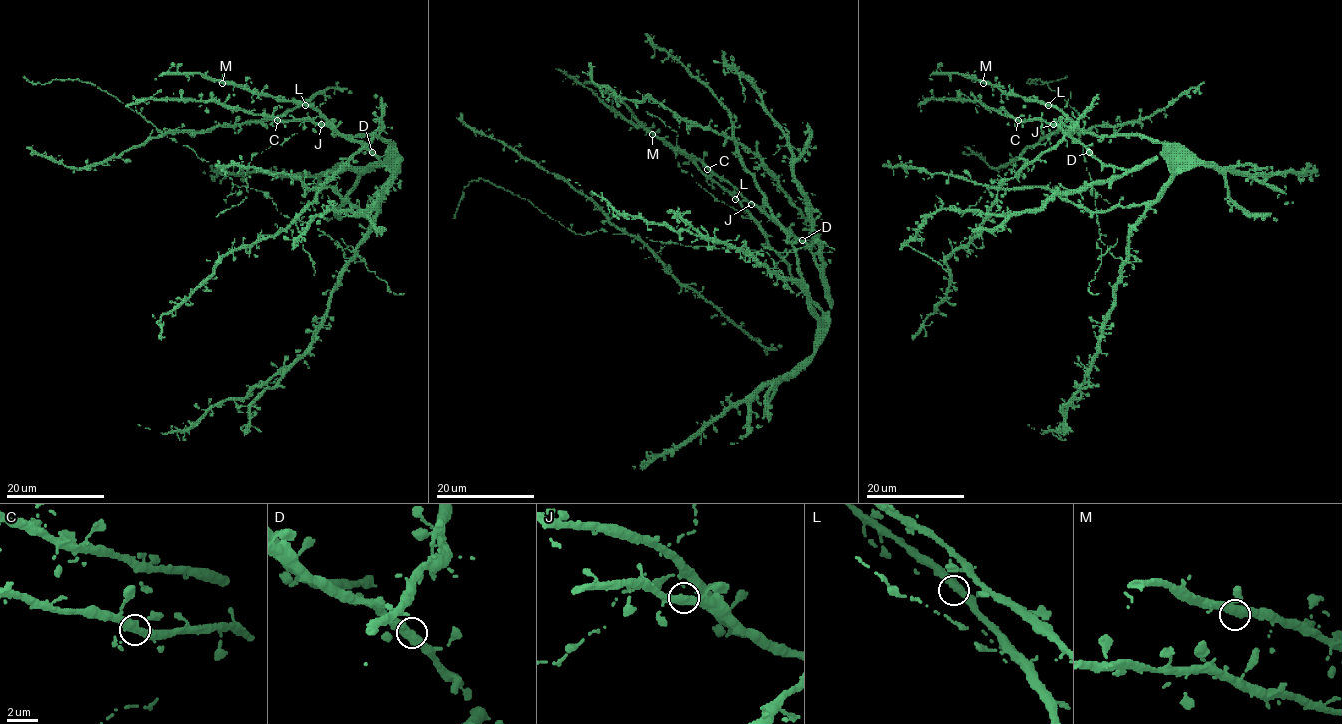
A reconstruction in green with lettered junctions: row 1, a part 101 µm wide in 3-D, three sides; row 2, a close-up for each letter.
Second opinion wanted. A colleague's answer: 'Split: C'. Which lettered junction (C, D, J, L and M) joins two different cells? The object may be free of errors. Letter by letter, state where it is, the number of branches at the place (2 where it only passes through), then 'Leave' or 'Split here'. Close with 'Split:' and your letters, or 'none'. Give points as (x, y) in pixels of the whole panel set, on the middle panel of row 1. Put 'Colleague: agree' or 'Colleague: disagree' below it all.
C: Place: (707, 169). Branches: 2. Leave
D: Place: (802, 240). Branches: 2. Leave
J: Place: (751, 204). Branches: 2. Leave
L: Place: (735, 199). Branches: 2. Leave
M: Place: (652, 134). Branches: 2. Leave
Split: none
Colleague: disagree

